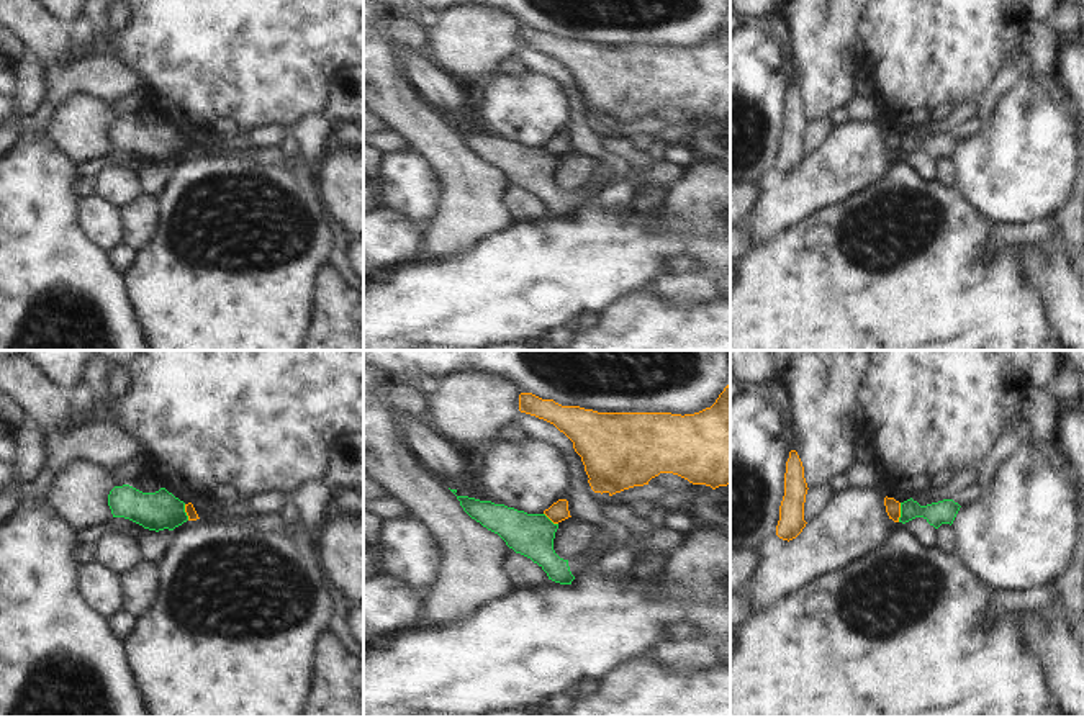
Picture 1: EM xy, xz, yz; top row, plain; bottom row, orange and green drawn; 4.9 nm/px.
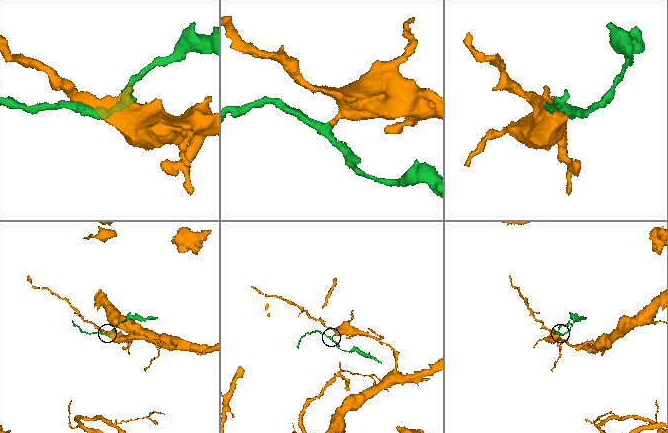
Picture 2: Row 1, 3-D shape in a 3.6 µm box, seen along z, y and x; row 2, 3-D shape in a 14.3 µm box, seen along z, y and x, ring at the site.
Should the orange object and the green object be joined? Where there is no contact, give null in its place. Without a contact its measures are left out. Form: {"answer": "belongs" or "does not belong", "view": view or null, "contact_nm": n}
{"answer": "does not belong", "view": "yz", "contact_nm": 100}

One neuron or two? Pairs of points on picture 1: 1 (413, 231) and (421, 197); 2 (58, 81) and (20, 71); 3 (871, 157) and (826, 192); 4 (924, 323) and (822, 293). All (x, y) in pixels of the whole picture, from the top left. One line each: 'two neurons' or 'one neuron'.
1: two neurons
2: two neurons
3: one neuron
4: one neuron

